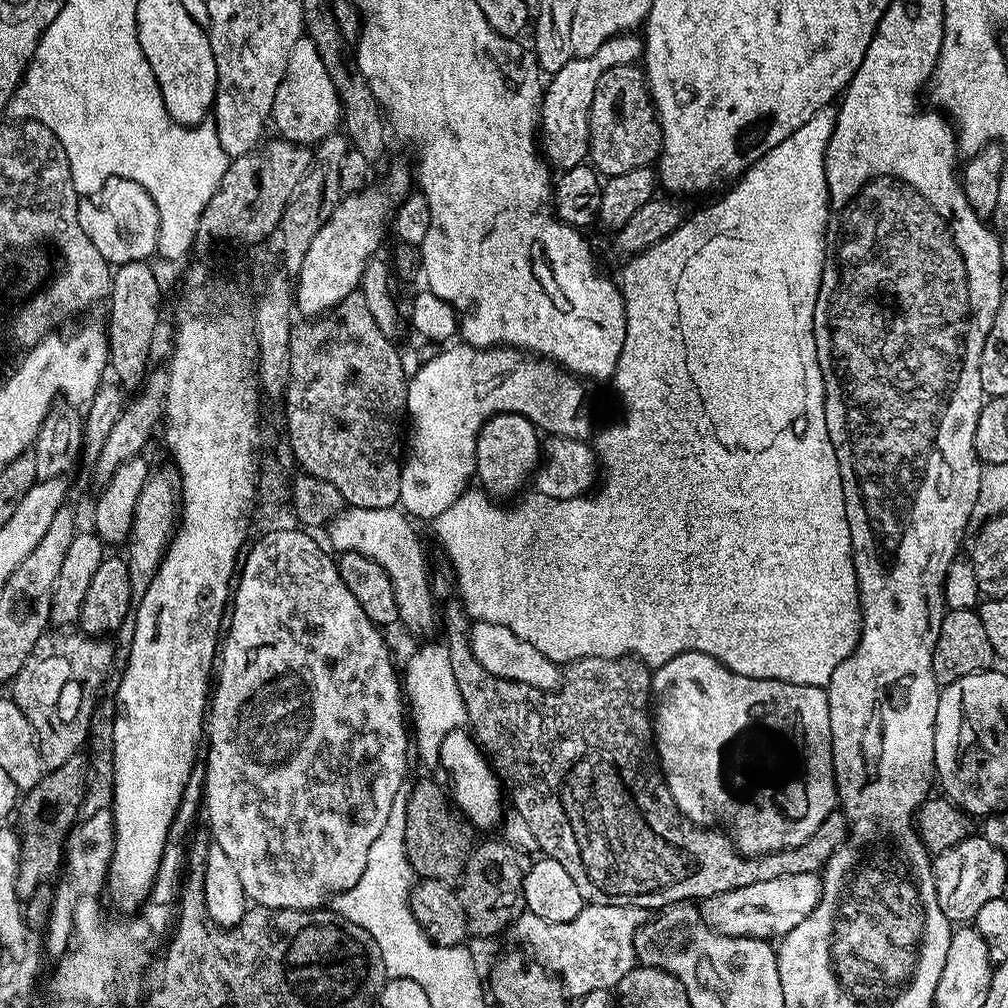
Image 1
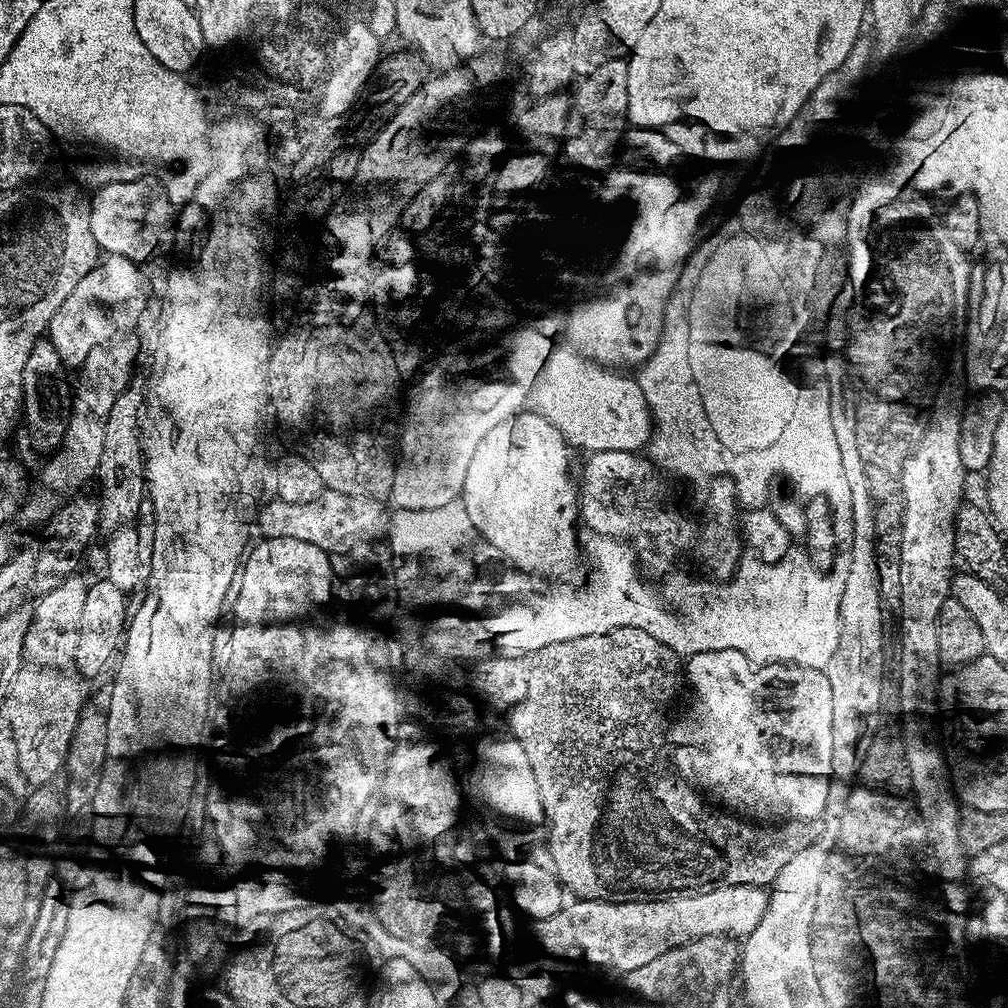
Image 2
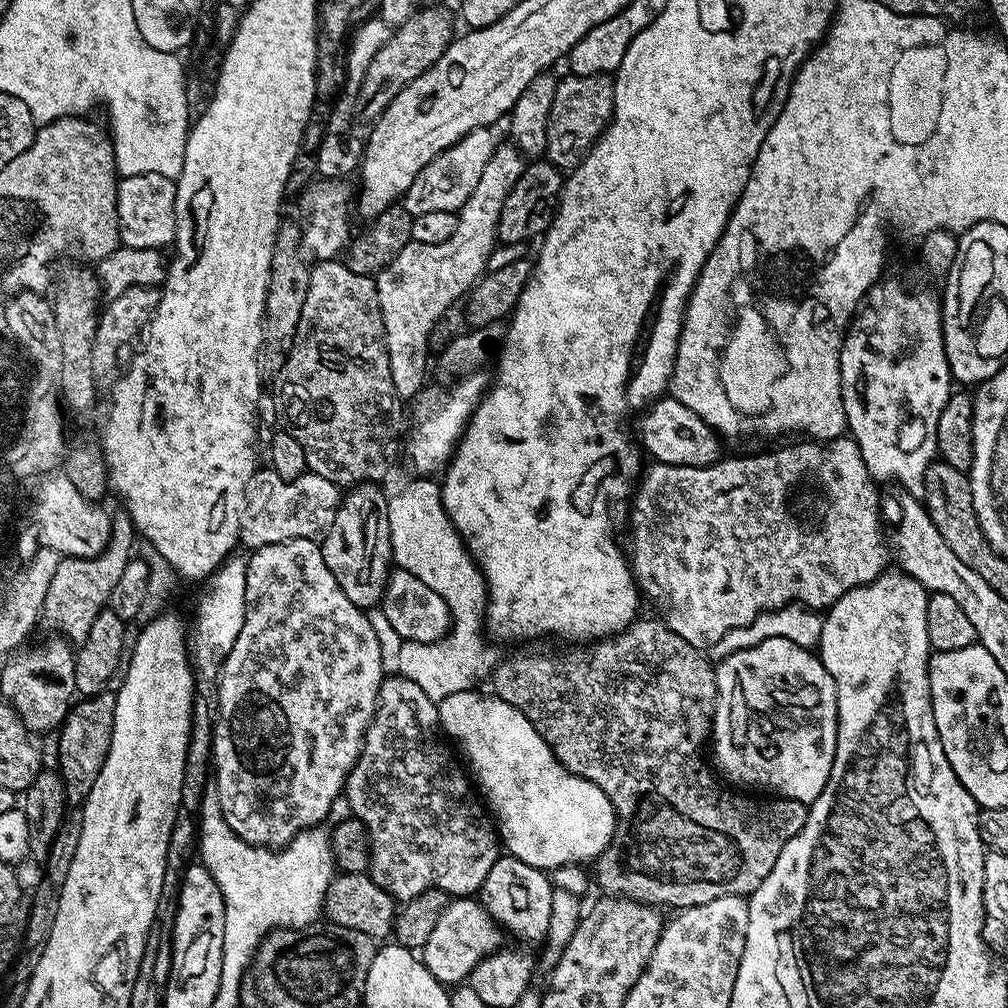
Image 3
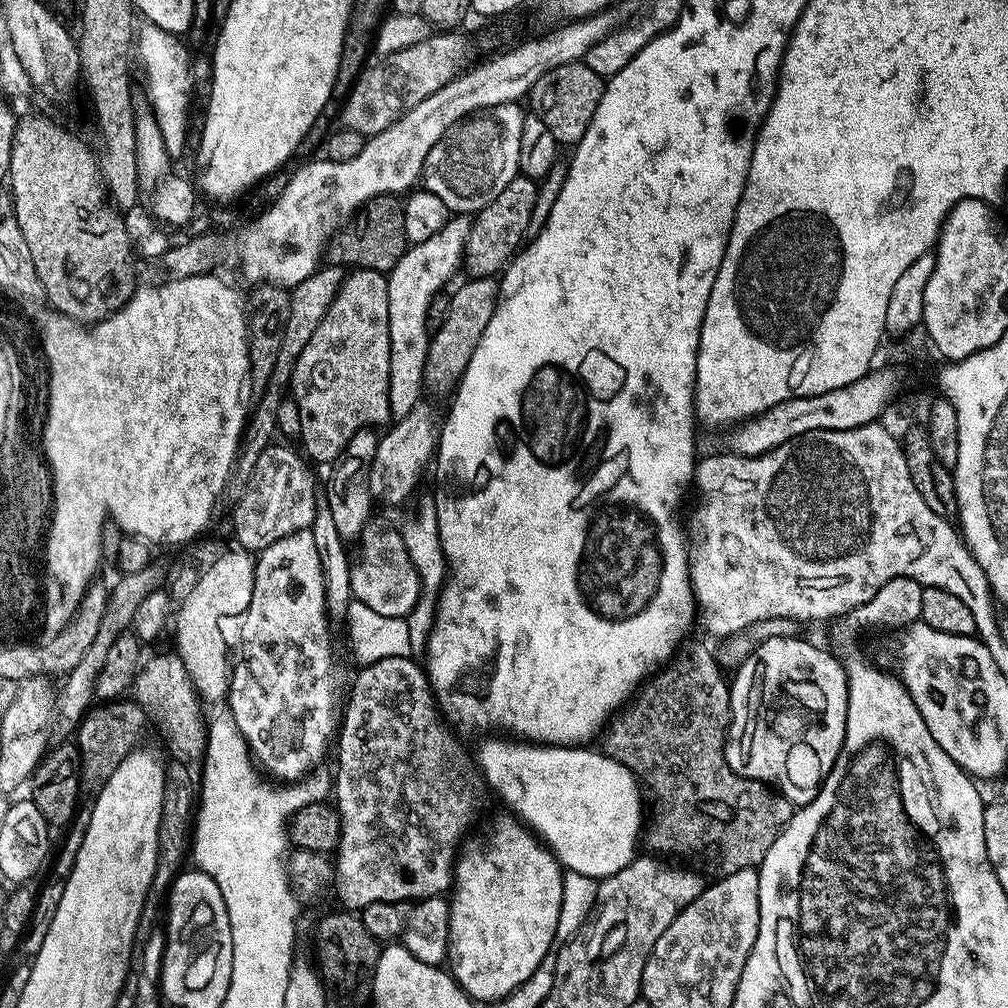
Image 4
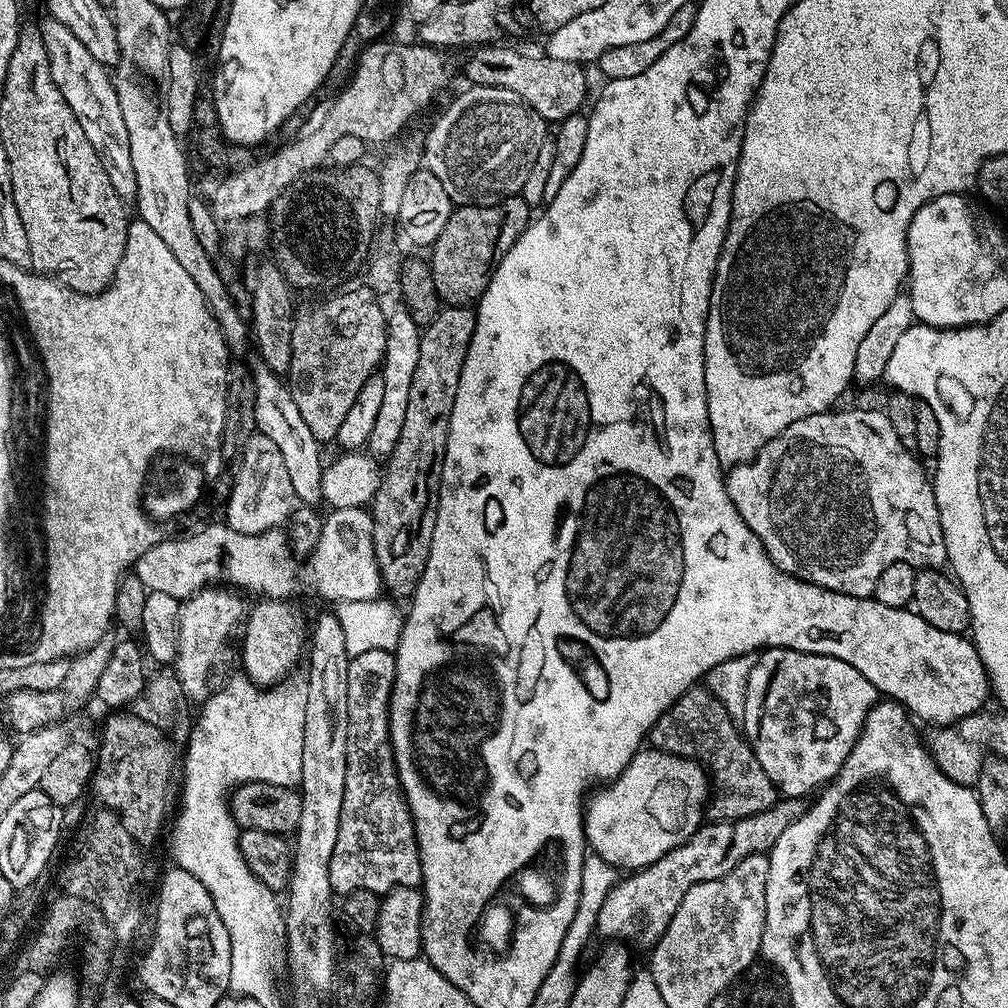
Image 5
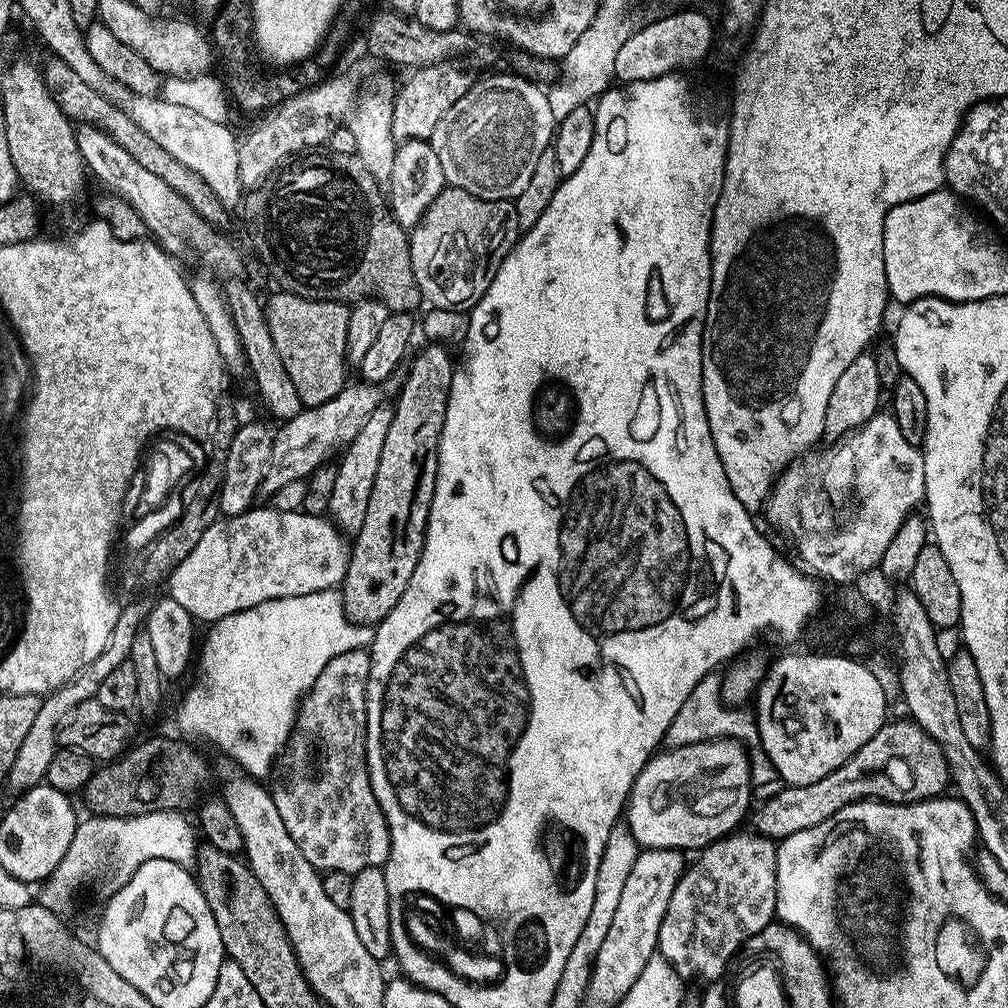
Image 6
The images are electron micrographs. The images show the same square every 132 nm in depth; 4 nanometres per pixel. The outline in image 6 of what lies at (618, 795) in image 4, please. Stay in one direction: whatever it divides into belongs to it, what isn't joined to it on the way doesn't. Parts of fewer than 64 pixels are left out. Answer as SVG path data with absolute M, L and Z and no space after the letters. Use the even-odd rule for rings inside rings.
M731 738L719 740L700 741L696 745L686 745L671 750L660 750L653 755L652 759L646 762L646 766L638 774L638 778L632 787L632 793L628 795L626 805L626 827L632 832L632 836L636 839L637 845L641 849L645 848L674 848L677 850L689 850L688 848L696 848L695 850L703 850L708 847L709 843L725 834L731 834L741 827L740 819L747 817L750 812L748 803L752 800L754 787L751 780L751 762L748 760L748 750L741 744L741 741Z

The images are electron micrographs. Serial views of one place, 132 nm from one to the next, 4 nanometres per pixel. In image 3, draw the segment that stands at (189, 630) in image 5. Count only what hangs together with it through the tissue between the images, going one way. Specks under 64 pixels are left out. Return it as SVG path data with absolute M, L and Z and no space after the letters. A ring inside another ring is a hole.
M229 555L228 559L212 573L207 581L208 589L196 608L196 633L190 636L190 652L194 664L206 675L215 677L224 660L230 654L234 642L238 638L238 630L242 630L244 606L246 604L246 570L247 559L242 555Z

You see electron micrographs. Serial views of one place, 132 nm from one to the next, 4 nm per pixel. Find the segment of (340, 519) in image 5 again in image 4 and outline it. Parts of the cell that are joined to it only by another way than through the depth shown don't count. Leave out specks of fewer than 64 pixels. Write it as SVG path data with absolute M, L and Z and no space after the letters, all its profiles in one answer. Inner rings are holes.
M369 519L358 541L360 561L352 566L352 594L370 610L386 614L386 618L408 617L420 597L420 579L414 562L406 550L404 533L399 527L391 528L384 520Z

